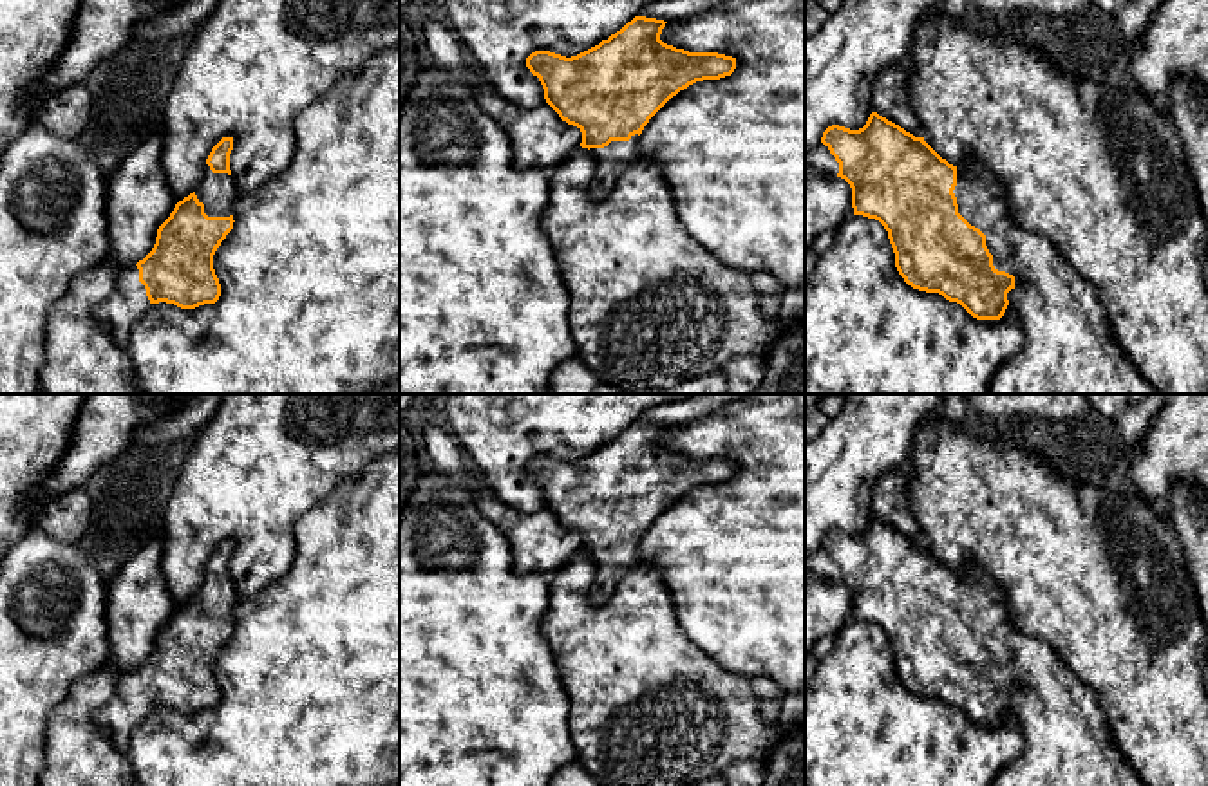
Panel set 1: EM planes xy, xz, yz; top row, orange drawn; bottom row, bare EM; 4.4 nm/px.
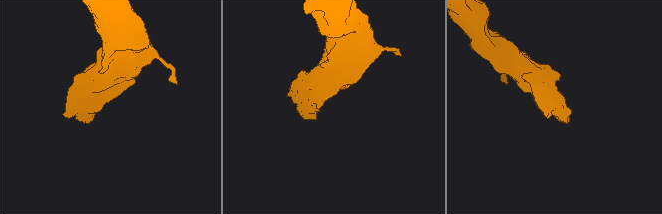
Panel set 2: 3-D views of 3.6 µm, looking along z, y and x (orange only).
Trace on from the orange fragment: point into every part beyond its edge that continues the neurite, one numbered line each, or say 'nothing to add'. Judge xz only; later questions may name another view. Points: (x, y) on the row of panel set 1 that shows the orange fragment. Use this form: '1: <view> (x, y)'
1: xz (612, 161)

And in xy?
1: xy (217, 192)

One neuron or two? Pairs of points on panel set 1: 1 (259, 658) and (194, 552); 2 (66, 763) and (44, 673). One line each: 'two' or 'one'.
1: two
2: two

